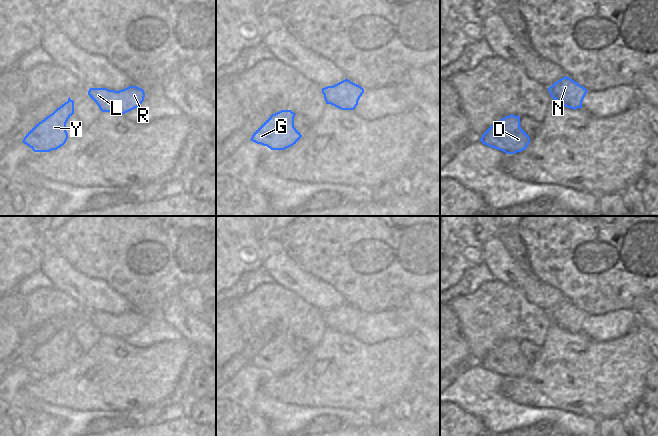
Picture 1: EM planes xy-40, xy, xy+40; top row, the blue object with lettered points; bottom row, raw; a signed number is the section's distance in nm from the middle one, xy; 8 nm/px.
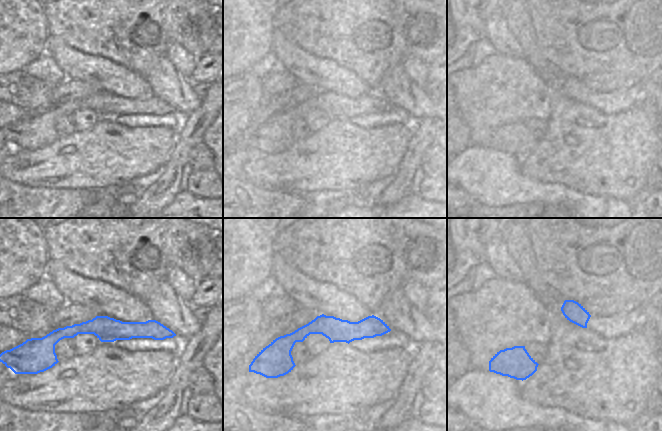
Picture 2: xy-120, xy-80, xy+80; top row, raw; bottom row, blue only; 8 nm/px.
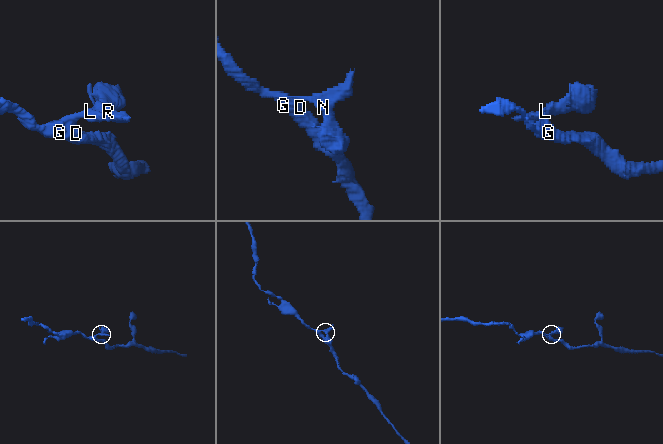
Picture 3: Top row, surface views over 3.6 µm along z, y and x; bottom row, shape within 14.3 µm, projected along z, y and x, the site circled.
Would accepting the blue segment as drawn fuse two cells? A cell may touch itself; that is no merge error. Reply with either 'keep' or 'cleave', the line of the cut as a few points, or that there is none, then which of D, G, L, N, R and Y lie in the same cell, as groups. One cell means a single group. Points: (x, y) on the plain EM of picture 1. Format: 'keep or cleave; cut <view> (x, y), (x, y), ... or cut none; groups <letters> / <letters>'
keep; cut none; groups D G L N R Y

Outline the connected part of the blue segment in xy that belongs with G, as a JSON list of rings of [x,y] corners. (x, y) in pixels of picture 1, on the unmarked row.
[[[281,334],[272,338],[252,359],[251,365],[271,374],[285,374],[296,368],[302,359],[294,351],[295,337]]]

